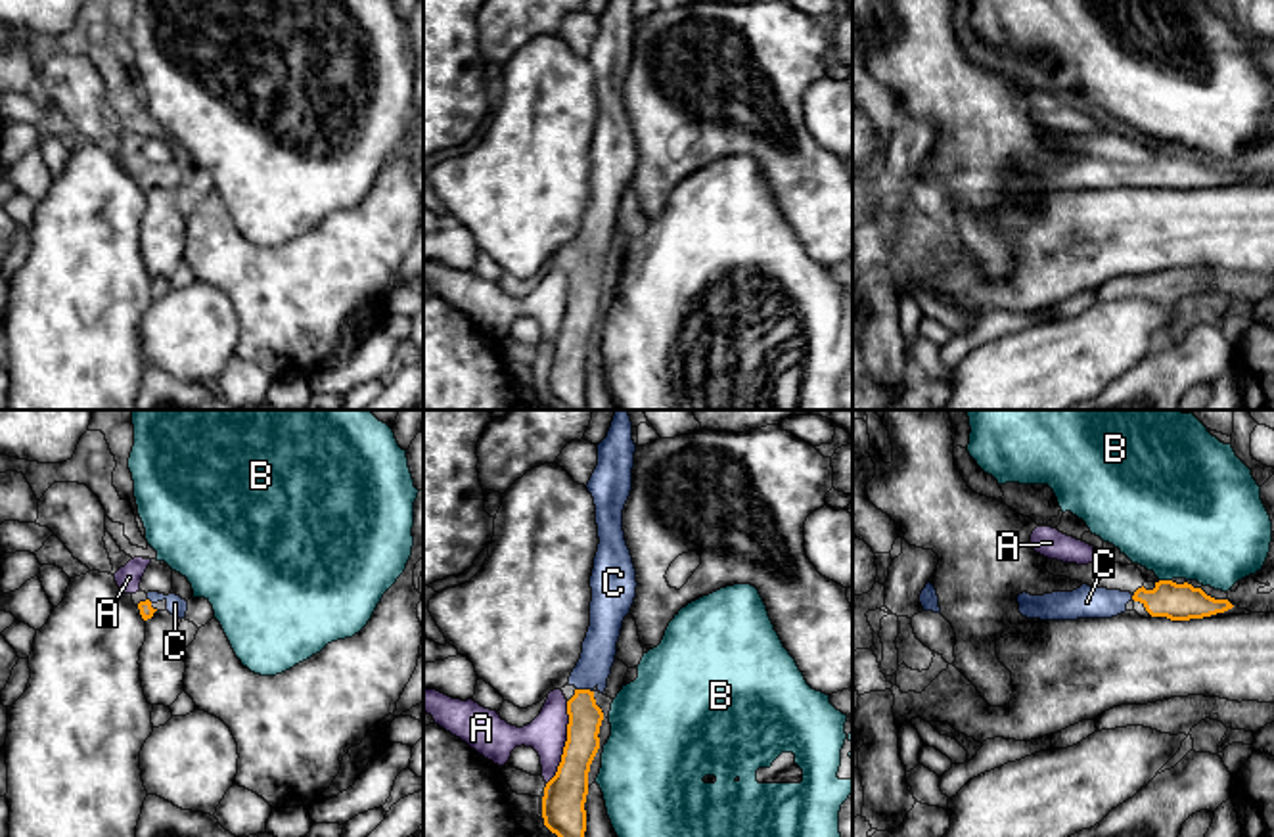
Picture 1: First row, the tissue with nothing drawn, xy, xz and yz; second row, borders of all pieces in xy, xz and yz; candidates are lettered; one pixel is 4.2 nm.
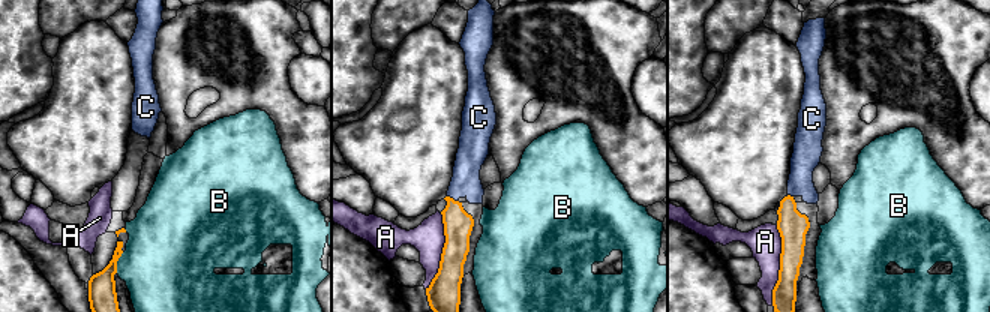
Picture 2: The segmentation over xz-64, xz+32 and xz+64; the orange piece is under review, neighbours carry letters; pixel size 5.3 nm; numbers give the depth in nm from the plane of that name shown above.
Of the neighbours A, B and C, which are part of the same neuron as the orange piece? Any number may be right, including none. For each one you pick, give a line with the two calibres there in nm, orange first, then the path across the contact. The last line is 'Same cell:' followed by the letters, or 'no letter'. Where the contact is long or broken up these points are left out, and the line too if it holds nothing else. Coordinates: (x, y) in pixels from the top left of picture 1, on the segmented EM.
C: calibres 140 and 140 nm; way xz (585, 717), (583, 690), (583, 678), (598, 654)
Same cell: C

